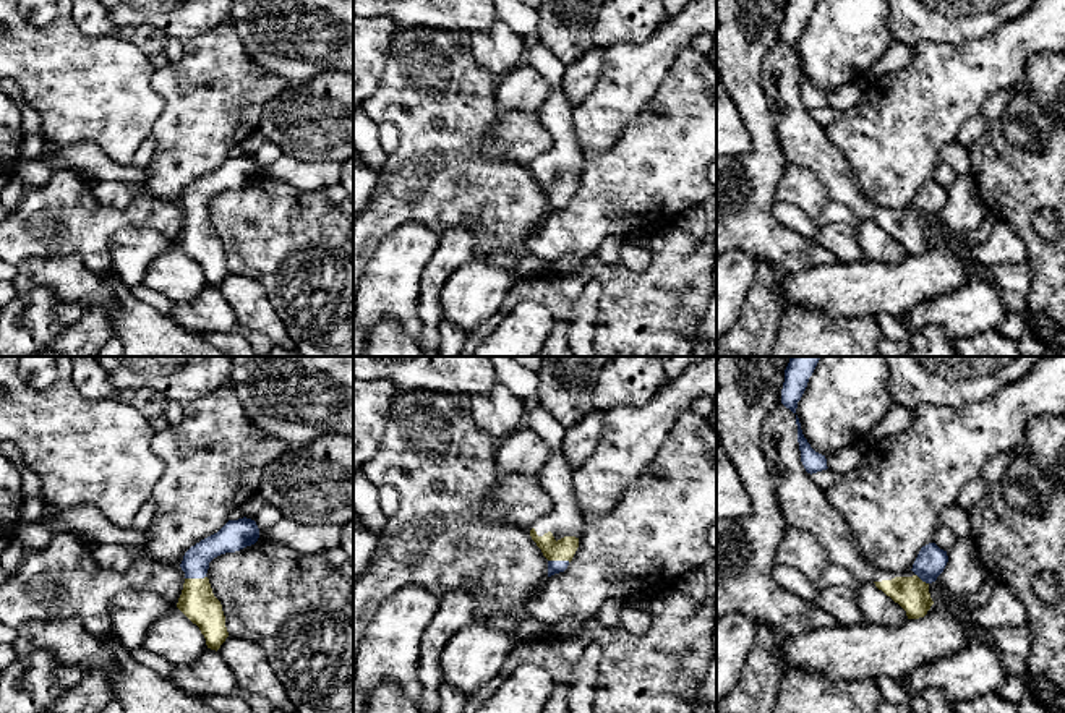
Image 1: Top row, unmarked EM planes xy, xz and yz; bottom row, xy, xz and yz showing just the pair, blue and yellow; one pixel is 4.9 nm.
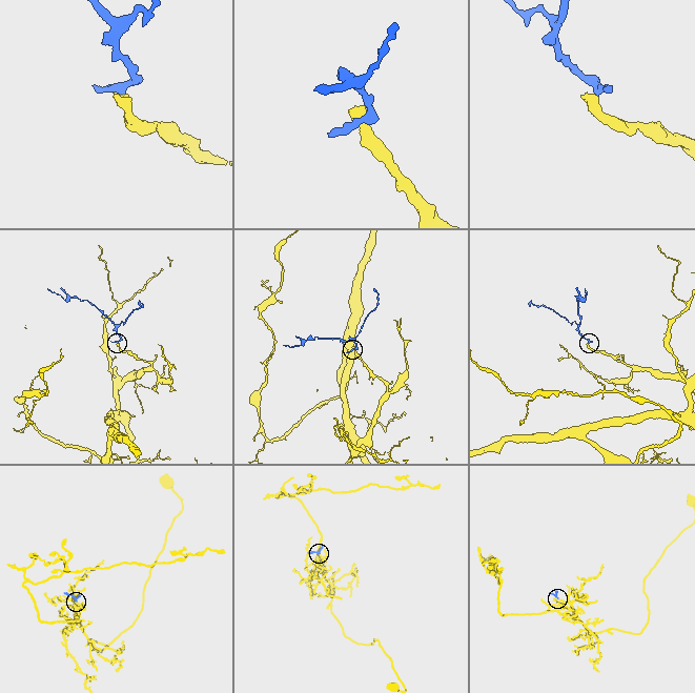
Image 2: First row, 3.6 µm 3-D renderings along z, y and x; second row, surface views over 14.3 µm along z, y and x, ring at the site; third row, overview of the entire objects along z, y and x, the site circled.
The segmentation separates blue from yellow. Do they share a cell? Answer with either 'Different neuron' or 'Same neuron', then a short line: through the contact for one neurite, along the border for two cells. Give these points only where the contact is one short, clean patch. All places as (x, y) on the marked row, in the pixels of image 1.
Same neuron. Line: xy (195, 564), (195, 577), (196, 601)

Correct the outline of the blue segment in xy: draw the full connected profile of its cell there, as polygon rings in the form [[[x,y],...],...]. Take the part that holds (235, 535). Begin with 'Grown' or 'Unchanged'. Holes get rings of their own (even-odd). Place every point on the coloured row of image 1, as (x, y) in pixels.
Grown. [[[251,519],[229,520],[217,533],[191,546],[180,564],[185,583],[177,608],[199,627],[211,650],[219,650],[229,637],[220,601],[214,596],[207,569],[209,562],[225,553],[251,546],[259,528]]]

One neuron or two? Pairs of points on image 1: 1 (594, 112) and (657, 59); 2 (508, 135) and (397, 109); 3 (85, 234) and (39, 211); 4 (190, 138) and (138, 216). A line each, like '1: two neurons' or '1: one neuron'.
1: one neuron
2: two neurons
3: one neuron
4: two neurons

